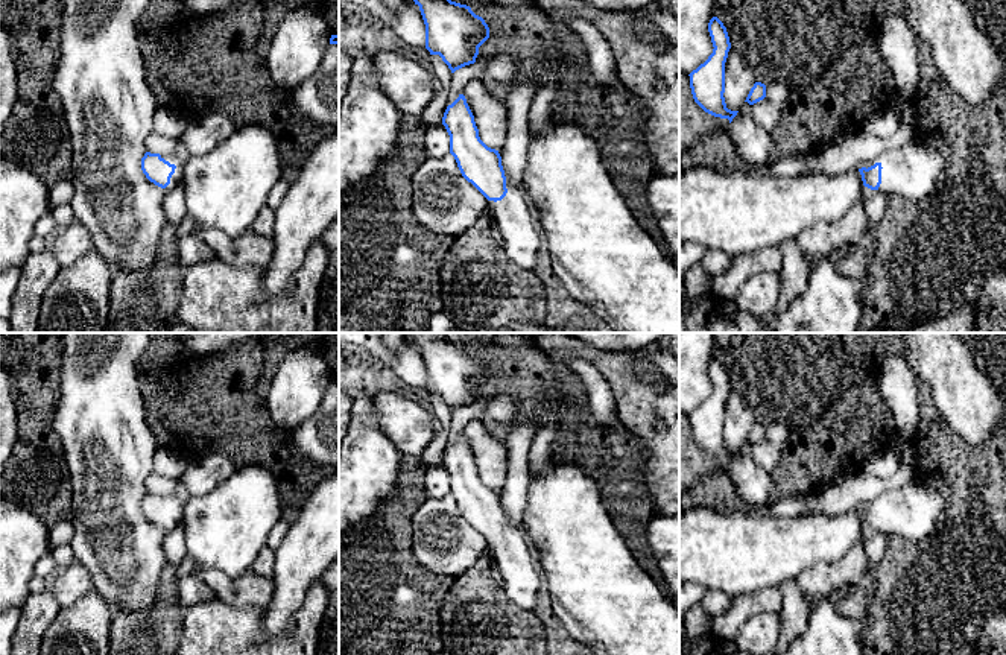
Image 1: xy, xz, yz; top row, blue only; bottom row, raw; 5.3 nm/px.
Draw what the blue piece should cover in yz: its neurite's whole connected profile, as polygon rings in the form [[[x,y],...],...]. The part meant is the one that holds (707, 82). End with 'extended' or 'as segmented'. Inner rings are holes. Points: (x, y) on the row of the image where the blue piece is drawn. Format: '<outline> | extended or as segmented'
[[[713,17],[708,23],[708,32],[713,43],[713,53],[708,59],[693,70],[690,88],[694,102],[708,114],[728,119],[729,123],[739,111],[731,111],[725,103],[725,62],[731,49],[729,36],[723,23]]] | as segmented

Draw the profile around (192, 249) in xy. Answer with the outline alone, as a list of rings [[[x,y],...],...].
[[[185,236],[178,240],[178,258],[184,269],[214,258],[214,251],[198,236]]]

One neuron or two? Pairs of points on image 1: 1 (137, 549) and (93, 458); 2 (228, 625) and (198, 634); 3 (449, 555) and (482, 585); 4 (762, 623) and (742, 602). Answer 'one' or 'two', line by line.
1: one
2: one
3: two
4: two

